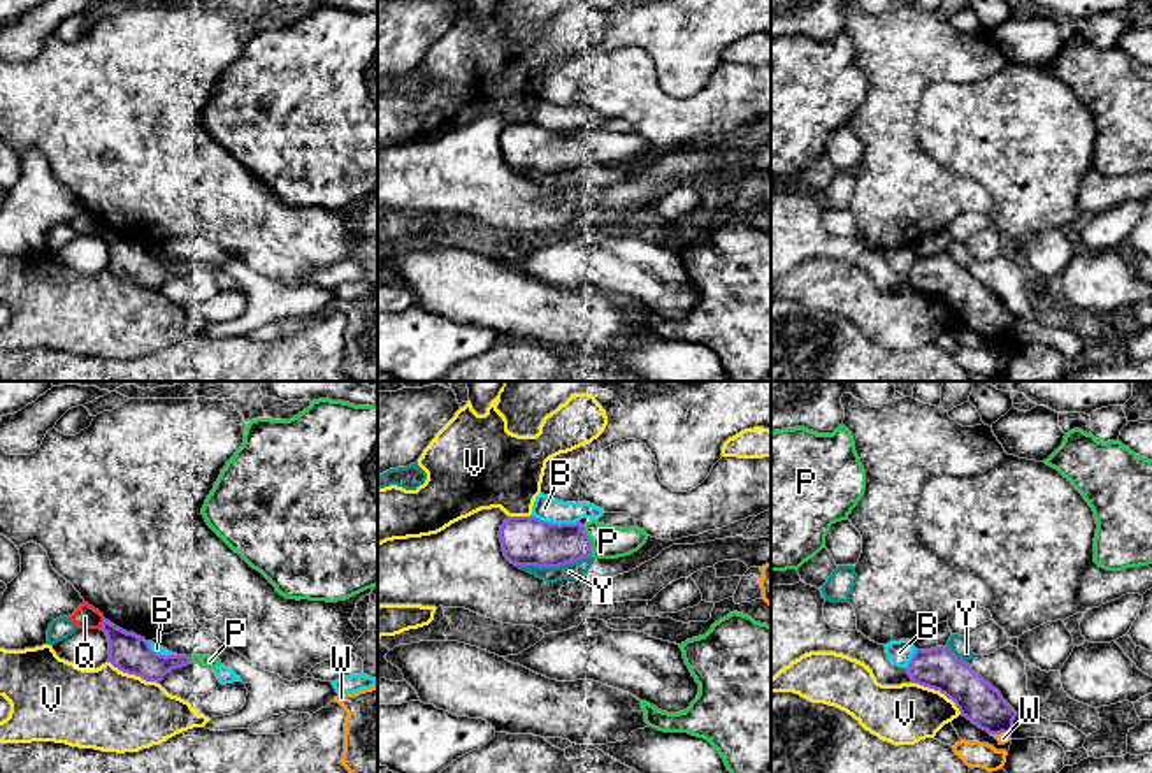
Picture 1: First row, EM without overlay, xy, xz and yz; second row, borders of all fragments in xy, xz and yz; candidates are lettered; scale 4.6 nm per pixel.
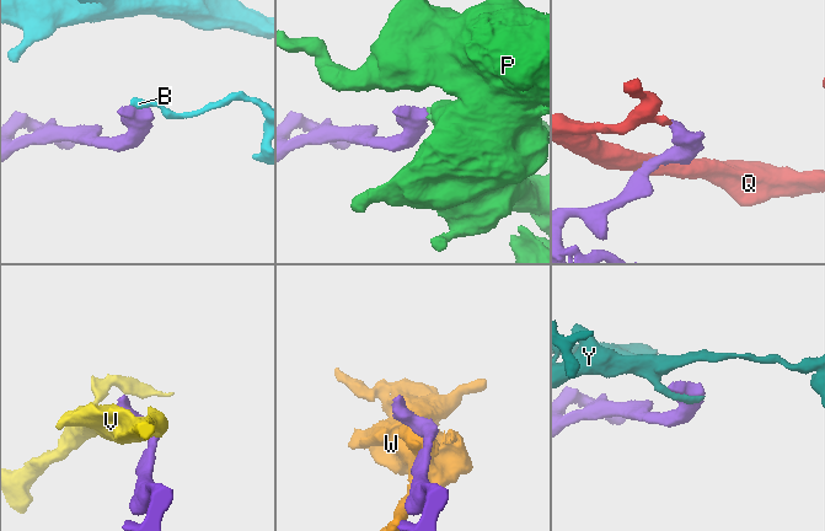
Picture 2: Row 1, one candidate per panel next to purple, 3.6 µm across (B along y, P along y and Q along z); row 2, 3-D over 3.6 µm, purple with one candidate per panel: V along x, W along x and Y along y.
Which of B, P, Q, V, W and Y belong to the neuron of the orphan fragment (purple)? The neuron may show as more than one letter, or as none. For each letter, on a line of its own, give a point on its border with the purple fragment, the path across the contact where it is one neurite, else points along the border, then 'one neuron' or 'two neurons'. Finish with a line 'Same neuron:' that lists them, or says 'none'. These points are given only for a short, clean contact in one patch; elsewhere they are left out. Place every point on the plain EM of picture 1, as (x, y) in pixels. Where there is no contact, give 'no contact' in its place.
B: meets purple in xz at (555, 130); border along xz (531, 122), (559, 130), (578, 129); two neurons
P: meets purple in xz at (590, 148); one neuron
Q: meets purple in xy at (102, 231); border along xy (104, 225), (100, 236); two neurons
V: meets purple in yz at (940, 297); two neurons
W: meets purple in yz at (1001, 338); two neurons
Y: meets purple in xz at (554, 173); border along xz (590, 162), (559, 173), (517, 173); two neurons
Same neuron: P

